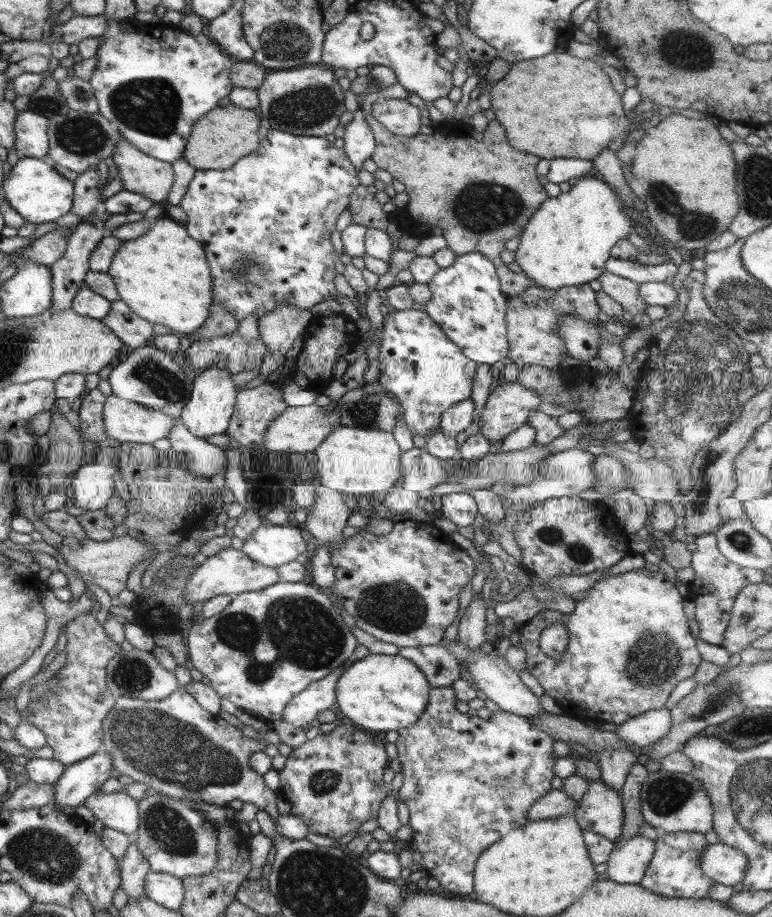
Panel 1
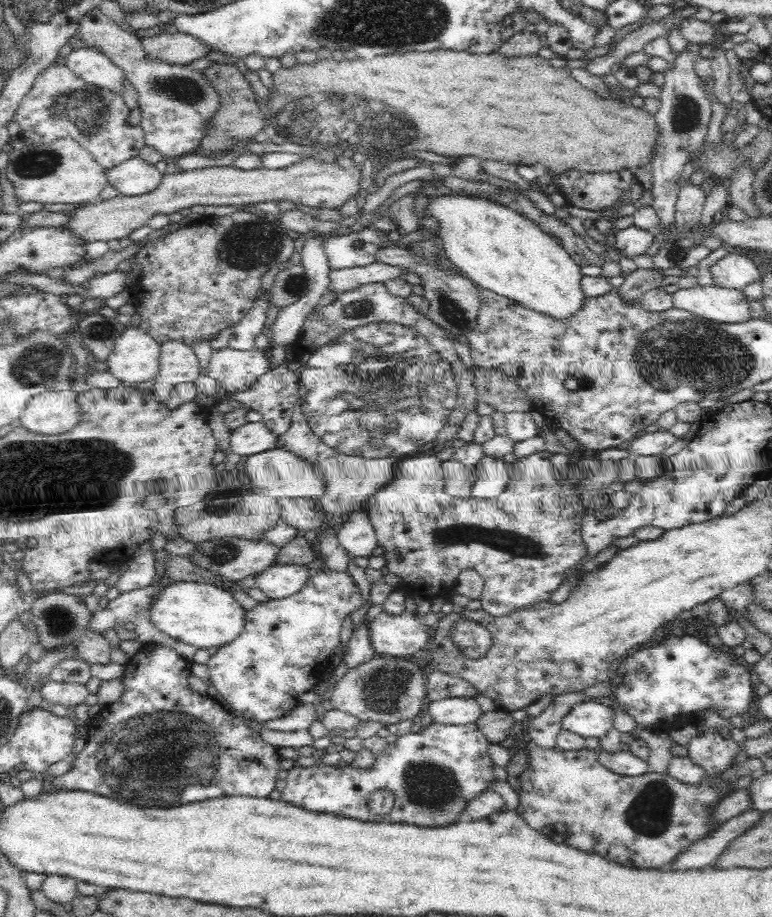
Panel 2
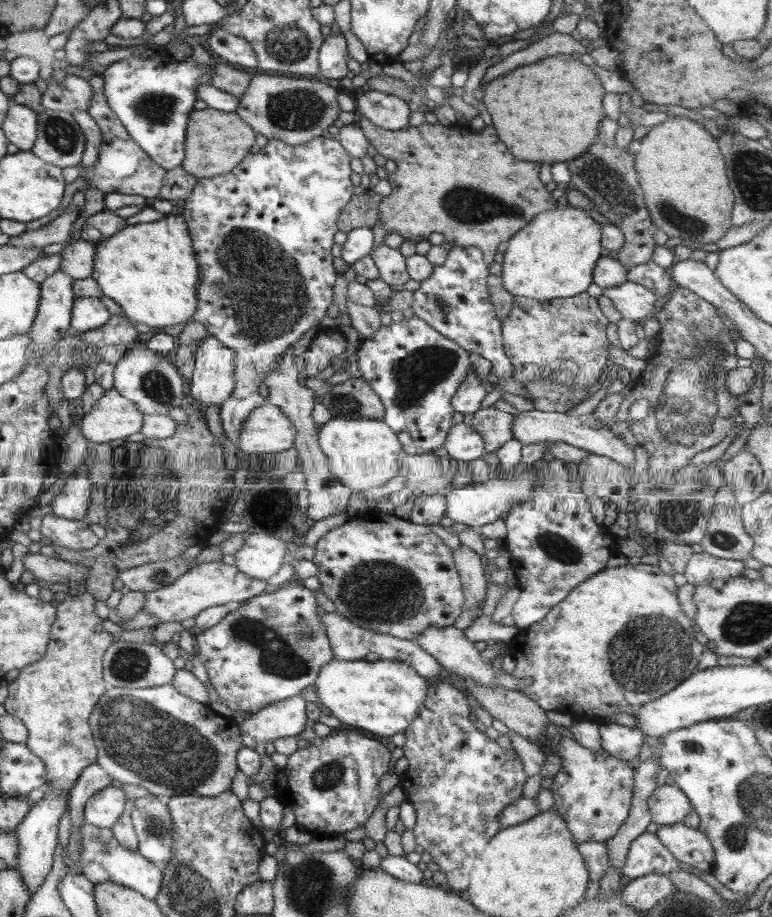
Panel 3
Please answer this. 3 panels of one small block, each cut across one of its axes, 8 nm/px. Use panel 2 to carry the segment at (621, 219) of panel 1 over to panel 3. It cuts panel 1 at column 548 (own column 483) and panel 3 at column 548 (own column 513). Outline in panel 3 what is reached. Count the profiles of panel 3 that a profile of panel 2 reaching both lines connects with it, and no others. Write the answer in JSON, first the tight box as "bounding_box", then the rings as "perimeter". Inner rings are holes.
{"bounding_box":[501,209,602,301],"perimeter":[[[582,209],[540,212],[510,240],[503,259],[501,278],[515,297],[549,301],[580,295],[593,283],[596,262],[602,257],[602,226]]]}

